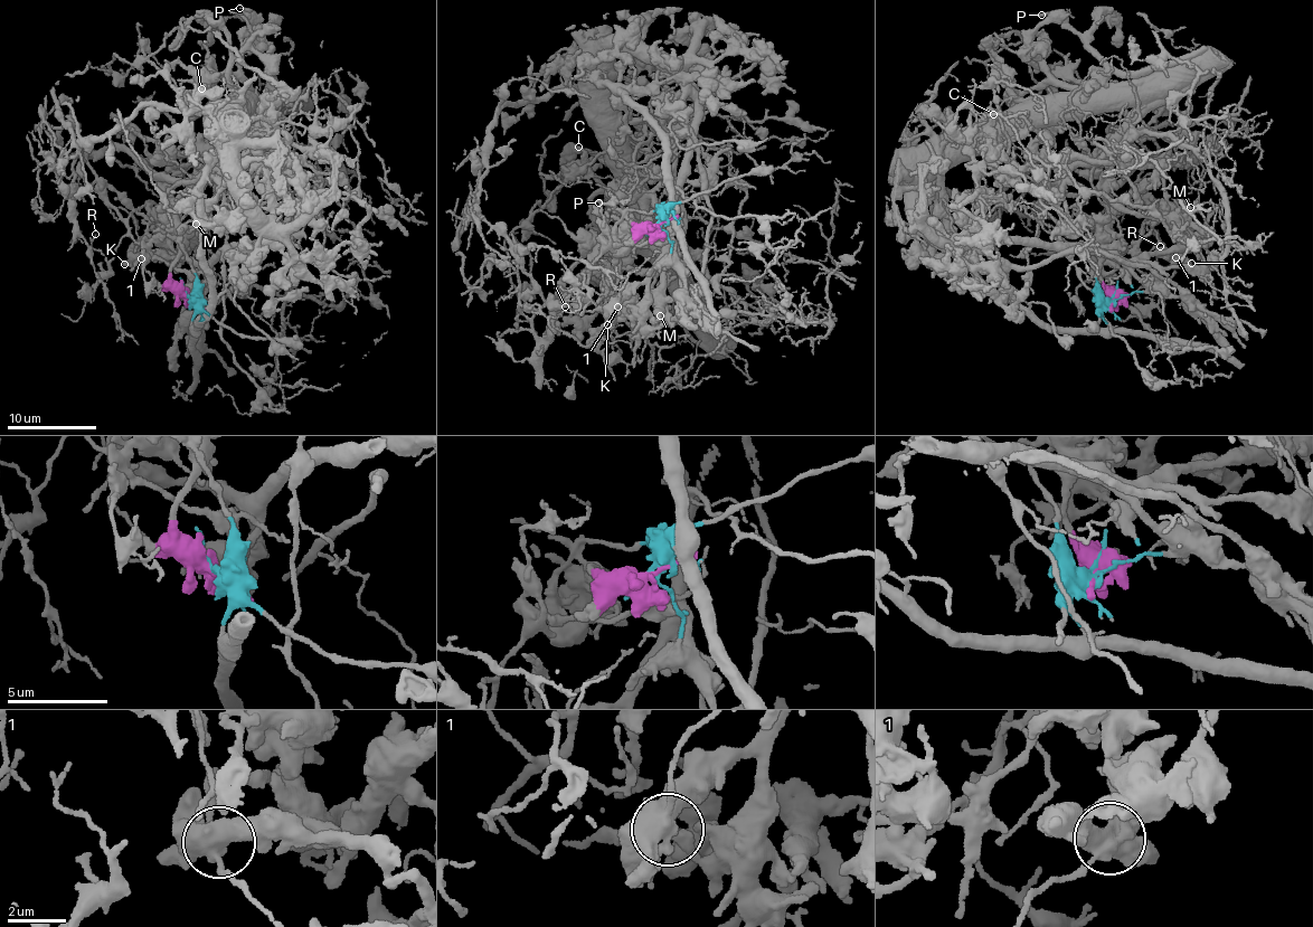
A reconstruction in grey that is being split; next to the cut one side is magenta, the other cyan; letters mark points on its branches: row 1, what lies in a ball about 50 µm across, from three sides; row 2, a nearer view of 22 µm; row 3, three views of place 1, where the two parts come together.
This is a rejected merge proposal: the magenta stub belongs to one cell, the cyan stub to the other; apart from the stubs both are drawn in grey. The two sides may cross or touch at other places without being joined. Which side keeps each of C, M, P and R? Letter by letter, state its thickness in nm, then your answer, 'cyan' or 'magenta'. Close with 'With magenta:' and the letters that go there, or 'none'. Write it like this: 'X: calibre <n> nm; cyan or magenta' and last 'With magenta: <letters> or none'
C: calibre 340 nm; magenta
M: calibre 480 nm; magenta
P: calibre 90 nm; magenta
R: calibre 110 nm; cyan
With magenta: C, M, P

